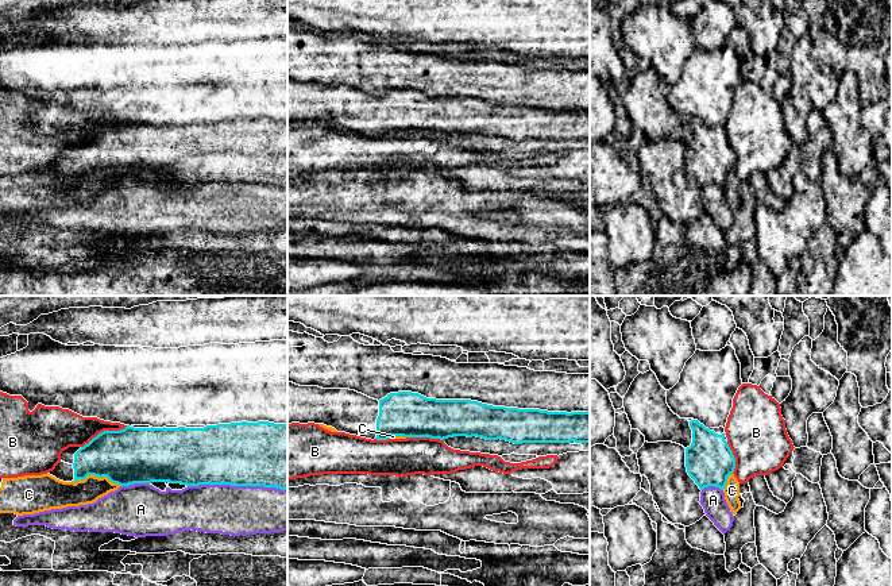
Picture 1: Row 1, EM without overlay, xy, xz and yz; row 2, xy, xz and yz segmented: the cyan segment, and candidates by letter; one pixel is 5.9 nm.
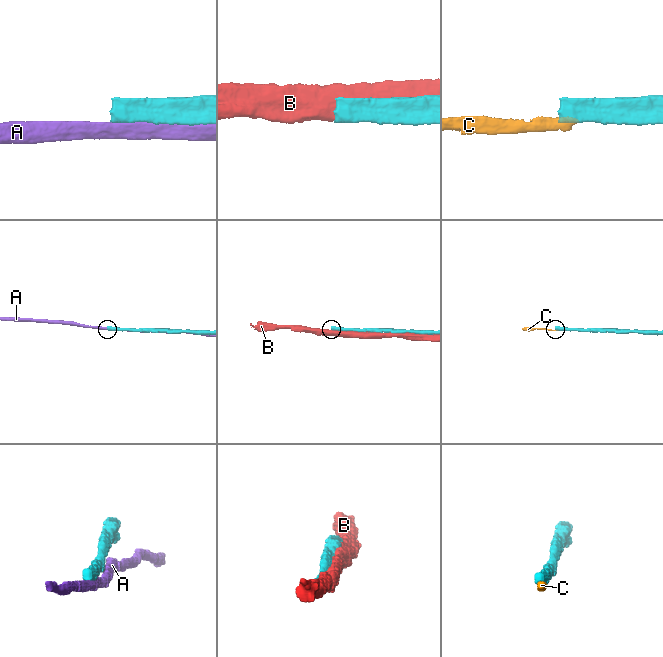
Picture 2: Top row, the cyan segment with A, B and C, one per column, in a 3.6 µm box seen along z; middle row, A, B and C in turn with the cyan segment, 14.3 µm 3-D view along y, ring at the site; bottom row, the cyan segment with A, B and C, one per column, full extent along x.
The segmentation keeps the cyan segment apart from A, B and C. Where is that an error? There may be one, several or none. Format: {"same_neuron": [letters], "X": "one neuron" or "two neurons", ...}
{"same_neuron": [], "A": "two neurons", "B": "two neurons", "C": "two neurons"}

